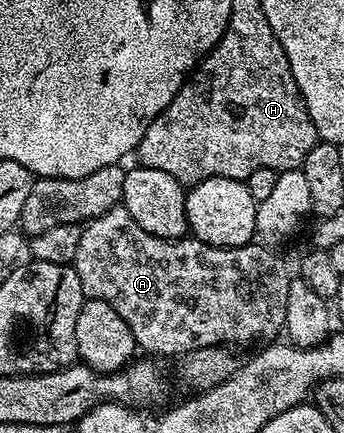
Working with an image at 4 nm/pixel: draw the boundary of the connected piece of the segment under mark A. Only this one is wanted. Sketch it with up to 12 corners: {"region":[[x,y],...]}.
{"region":[[120,205],[82,228],[84,296],[140,352],[284,330],[293,275],[258,241],[153,237]]}

